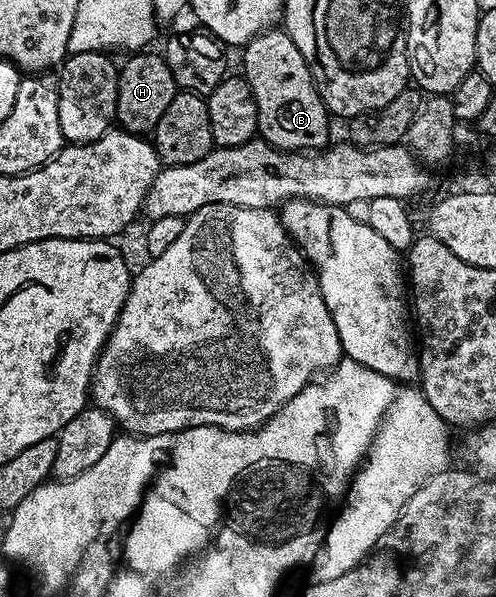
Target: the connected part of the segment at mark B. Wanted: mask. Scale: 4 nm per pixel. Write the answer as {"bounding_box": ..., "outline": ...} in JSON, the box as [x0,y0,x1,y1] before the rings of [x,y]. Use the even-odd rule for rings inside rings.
{"bounding_box":[241,29,332,152],"outline":[[[285,29],[265,30],[246,43],[241,54],[242,66],[246,69],[244,77],[256,100],[261,141],[270,143],[277,150],[291,152],[317,152],[323,149],[331,141],[332,118],[318,94],[304,56],[300,56],[300,48],[292,44]]]}

